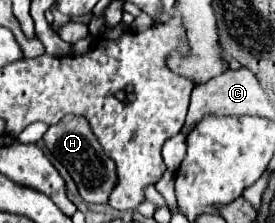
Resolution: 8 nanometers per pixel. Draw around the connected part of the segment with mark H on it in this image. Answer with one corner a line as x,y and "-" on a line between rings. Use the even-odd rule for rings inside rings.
65,116
57,126
49,126
49,130
43,136
45,146
49,152
67,168
73,182
77,184
77,190
85,202
103,204
109,200
109,194
113,192
117,184
117,172
115,162
103,152
99,140
91,132
91,126
81,116

